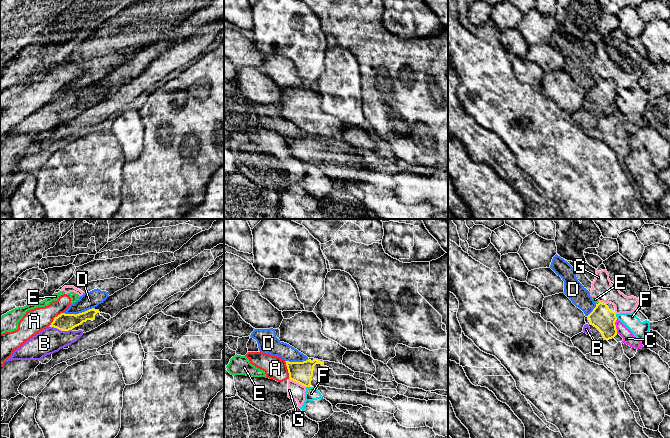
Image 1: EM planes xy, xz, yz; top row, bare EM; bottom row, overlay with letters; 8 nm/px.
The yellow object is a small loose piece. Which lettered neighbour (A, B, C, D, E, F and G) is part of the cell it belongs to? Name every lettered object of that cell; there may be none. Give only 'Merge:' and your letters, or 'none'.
Merge: B

